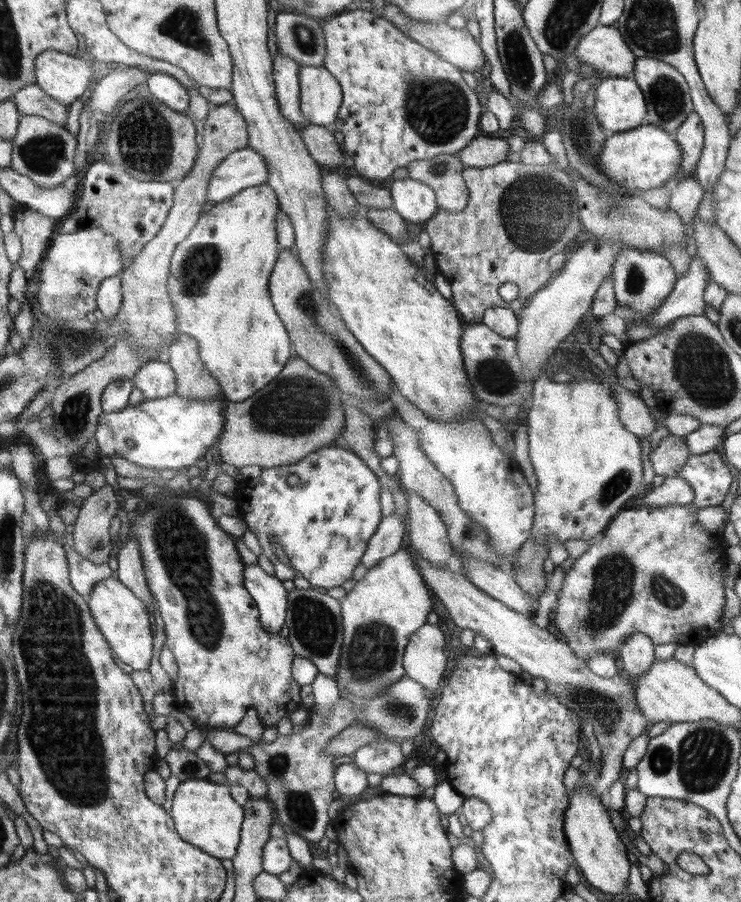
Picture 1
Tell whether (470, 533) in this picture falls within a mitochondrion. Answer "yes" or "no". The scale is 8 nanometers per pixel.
yes

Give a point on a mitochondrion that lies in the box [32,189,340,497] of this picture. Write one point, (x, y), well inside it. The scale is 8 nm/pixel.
(299, 405)

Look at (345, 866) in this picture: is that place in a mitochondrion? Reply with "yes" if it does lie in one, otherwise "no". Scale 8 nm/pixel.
no

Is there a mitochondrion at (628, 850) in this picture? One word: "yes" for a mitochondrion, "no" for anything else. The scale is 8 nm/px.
no

